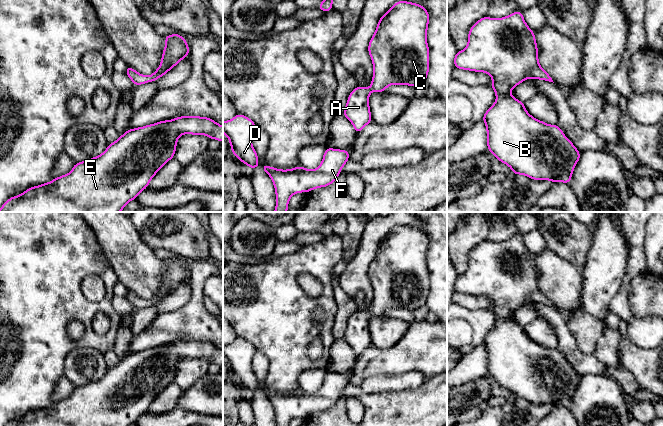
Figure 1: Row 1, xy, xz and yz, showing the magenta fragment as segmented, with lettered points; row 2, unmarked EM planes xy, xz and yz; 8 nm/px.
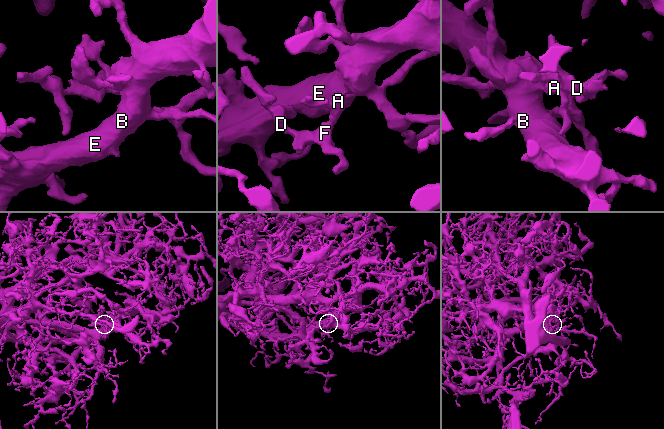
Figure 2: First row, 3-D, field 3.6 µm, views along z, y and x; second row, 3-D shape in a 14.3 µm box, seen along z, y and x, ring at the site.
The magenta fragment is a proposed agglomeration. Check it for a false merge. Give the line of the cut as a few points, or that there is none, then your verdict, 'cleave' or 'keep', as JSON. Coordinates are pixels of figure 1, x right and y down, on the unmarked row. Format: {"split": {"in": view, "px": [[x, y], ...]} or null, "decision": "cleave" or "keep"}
{"split": null, "decision": "keep"}

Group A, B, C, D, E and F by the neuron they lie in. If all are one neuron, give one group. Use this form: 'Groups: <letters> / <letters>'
Groups: A B C D E F

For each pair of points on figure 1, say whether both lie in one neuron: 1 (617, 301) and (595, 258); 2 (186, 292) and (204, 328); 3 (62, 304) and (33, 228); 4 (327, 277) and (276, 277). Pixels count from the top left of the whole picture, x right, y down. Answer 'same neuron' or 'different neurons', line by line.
1: different neurons
2: different neurons
3: same neuron
4: same neuron

